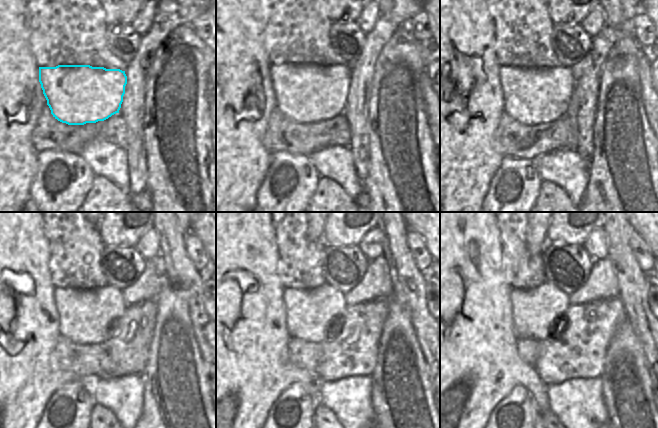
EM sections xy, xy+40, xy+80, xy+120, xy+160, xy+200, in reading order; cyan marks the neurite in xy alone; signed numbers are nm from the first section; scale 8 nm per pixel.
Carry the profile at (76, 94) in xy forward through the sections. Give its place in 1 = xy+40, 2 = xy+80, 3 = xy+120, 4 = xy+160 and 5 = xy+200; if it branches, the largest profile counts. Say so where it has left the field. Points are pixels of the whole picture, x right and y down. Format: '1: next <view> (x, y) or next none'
1: next xy+40 (304, 93)
2: next xy+80 (533, 95)
3: next xy+120 (88, 317)
4: next xy+160 (310, 312)
5: next xy+200 (535, 311)

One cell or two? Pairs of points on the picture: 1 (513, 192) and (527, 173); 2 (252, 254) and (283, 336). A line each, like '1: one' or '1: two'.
1: one
2: one

